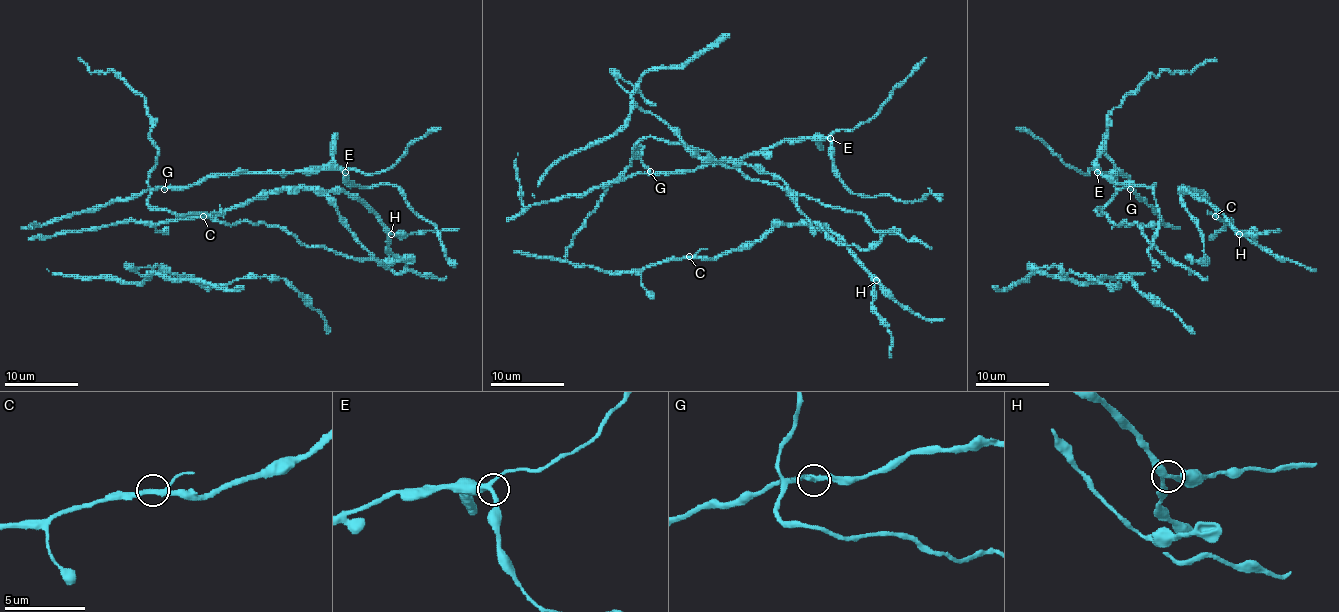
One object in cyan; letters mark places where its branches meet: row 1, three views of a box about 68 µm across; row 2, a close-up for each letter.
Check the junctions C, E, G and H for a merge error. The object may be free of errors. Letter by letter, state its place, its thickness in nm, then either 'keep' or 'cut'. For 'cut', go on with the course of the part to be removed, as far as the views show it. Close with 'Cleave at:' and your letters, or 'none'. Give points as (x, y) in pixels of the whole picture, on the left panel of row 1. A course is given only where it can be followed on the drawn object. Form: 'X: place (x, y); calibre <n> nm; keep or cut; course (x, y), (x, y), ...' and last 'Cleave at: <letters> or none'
C: place (203, 216); calibre 240 nm; keep
E: place (345, 172); calibre 280 nm; keep
G: place (164, 189); calibre 240 nm; cut; course (165, 188), (155, 188), (148, 205), (231, 225), (264, 223), (304, 245), (374, 258), (396, 273), (446, 276)
H: place (391, 234); calibre 300 nm; keep
Cleave at: G

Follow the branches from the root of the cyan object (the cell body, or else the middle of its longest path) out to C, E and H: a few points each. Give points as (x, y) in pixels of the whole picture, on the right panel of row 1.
C: (1141, 232), (1189, 273), (1191, 260), (1207, 256), (1182, 190), (1194, 188), (1217, 210), (1215, 216)
E: (1141, 232), (1136, 223), (1115, 225), (1095, 210), (1119, 188), (1132, 186), (1130, 179), (1121, 173), (1097, 172)
H: (1141, 232), (1189, 273), (1191, 260), (1207, 260), (1202, 232), (1182, 197), (1191, 192), (1211, 203), (1239, 234)

